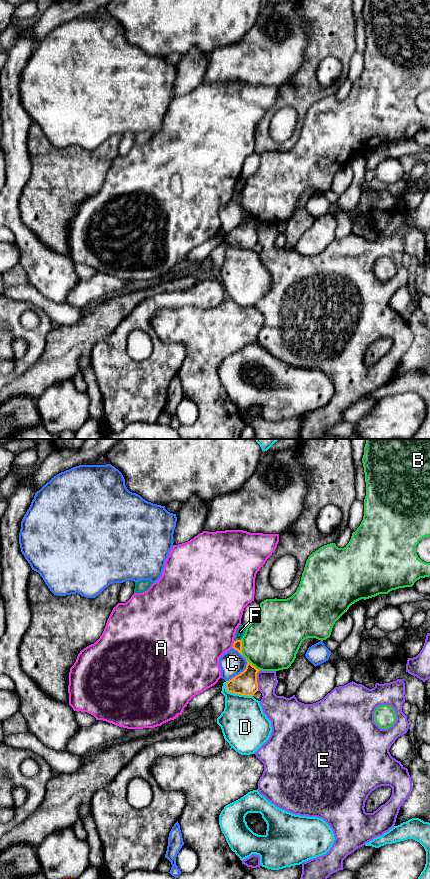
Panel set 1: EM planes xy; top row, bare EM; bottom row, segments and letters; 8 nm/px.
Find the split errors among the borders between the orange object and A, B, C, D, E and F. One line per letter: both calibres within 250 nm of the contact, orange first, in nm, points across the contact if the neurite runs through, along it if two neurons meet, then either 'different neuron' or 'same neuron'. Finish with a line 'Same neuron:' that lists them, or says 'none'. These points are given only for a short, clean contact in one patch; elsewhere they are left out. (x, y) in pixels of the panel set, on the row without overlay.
A: 90/460 nm | different neuron
B: 190/440 nm | different neuron
C: 190/200 nm | different neuron
D: 190/360 nm | different neuron
E: 190/190 nm | different neuron
F: 80/70 nm | along xy (241, 190), (234, 193) | different neuron
Same neuron: none

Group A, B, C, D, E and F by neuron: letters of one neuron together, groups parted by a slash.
A / B / C / D / E / F

